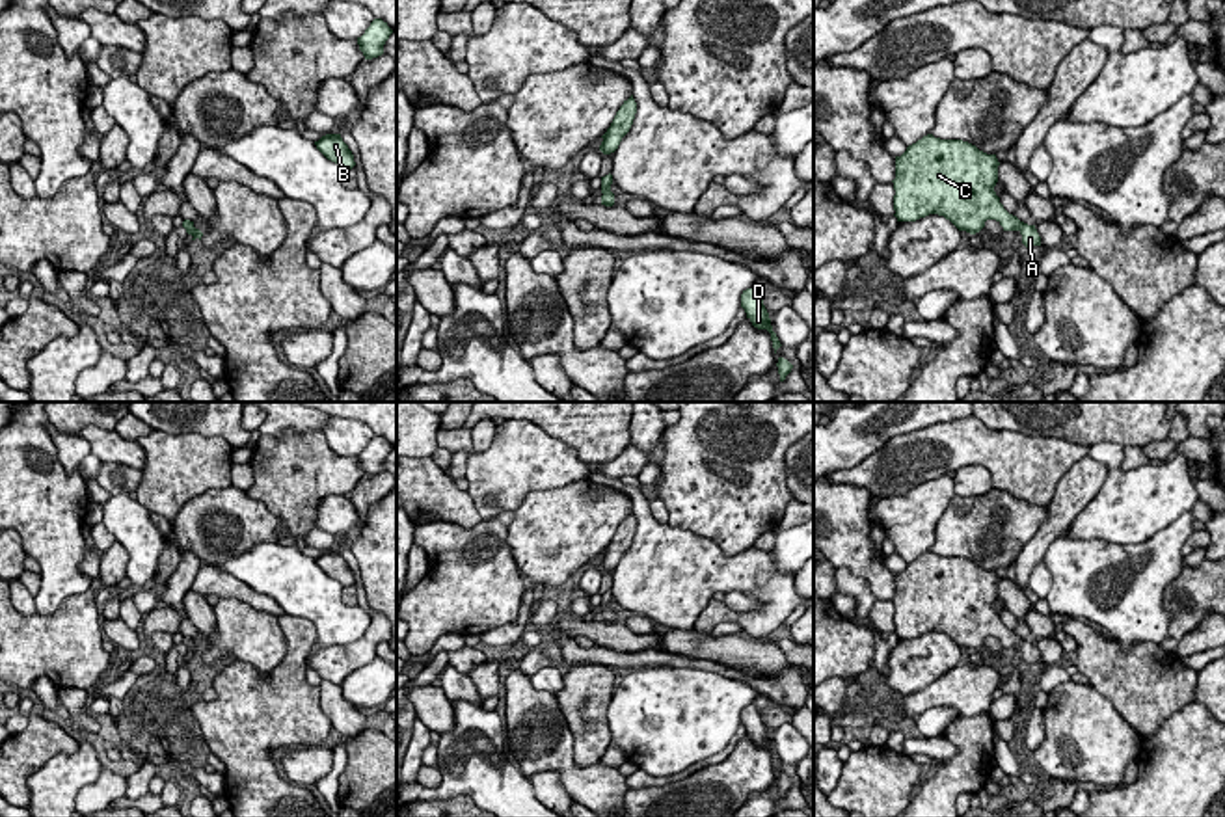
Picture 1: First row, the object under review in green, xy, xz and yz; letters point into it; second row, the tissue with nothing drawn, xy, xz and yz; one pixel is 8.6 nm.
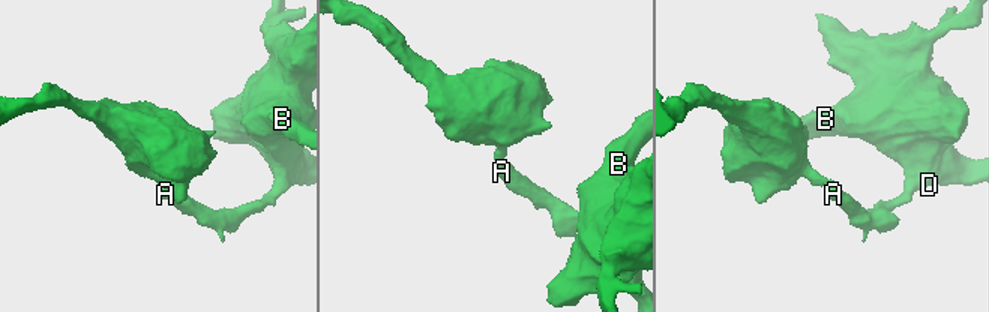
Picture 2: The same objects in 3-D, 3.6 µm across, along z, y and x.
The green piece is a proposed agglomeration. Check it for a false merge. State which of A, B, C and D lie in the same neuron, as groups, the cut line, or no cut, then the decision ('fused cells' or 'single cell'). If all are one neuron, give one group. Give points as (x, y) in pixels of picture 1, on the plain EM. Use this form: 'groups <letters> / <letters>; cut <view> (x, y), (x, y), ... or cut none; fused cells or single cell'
groups A B C D; cut none; single cell

